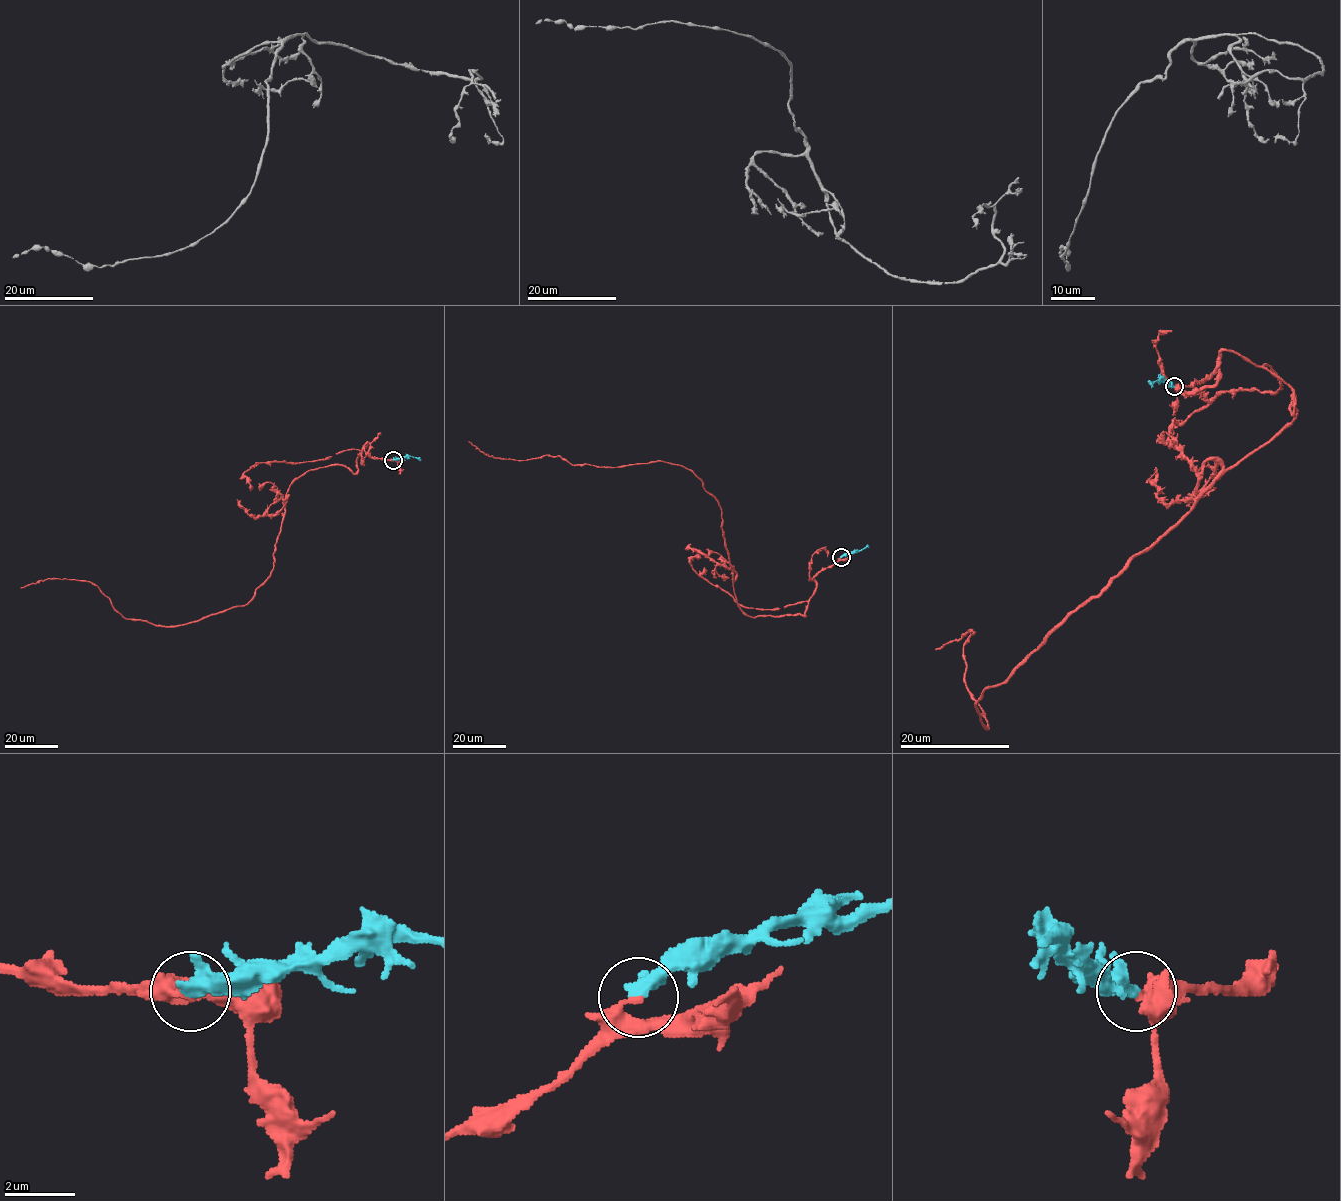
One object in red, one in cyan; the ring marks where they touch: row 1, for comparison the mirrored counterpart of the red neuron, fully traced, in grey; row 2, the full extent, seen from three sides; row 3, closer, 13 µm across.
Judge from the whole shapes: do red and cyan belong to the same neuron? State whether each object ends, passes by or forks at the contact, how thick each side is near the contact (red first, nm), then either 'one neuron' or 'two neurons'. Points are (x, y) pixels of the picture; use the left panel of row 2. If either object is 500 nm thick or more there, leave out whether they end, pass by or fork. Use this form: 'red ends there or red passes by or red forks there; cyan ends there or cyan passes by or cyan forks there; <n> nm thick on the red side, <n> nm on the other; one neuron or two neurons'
red ends there; cyan passes by; 260 nm thick on the red side, 320 nm on the other; two neurons

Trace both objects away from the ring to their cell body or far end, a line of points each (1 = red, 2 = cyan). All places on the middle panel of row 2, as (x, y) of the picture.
1: (841, 557), (812, 578), (805, 615), (748, 616), (721, 508), (692, 472), (500, 459), (468, 441)
2: (841, 557), (869, 547)

